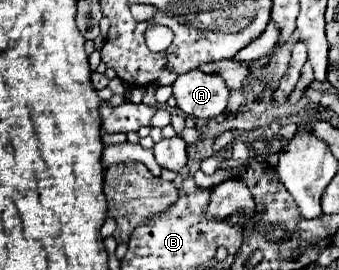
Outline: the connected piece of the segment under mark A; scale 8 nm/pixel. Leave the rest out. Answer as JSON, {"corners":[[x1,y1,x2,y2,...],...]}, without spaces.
{"corners":[[197,69,177,77,173,83,173,97,185,115,213,119,225,111,229,89,219,75,205,75]]}

